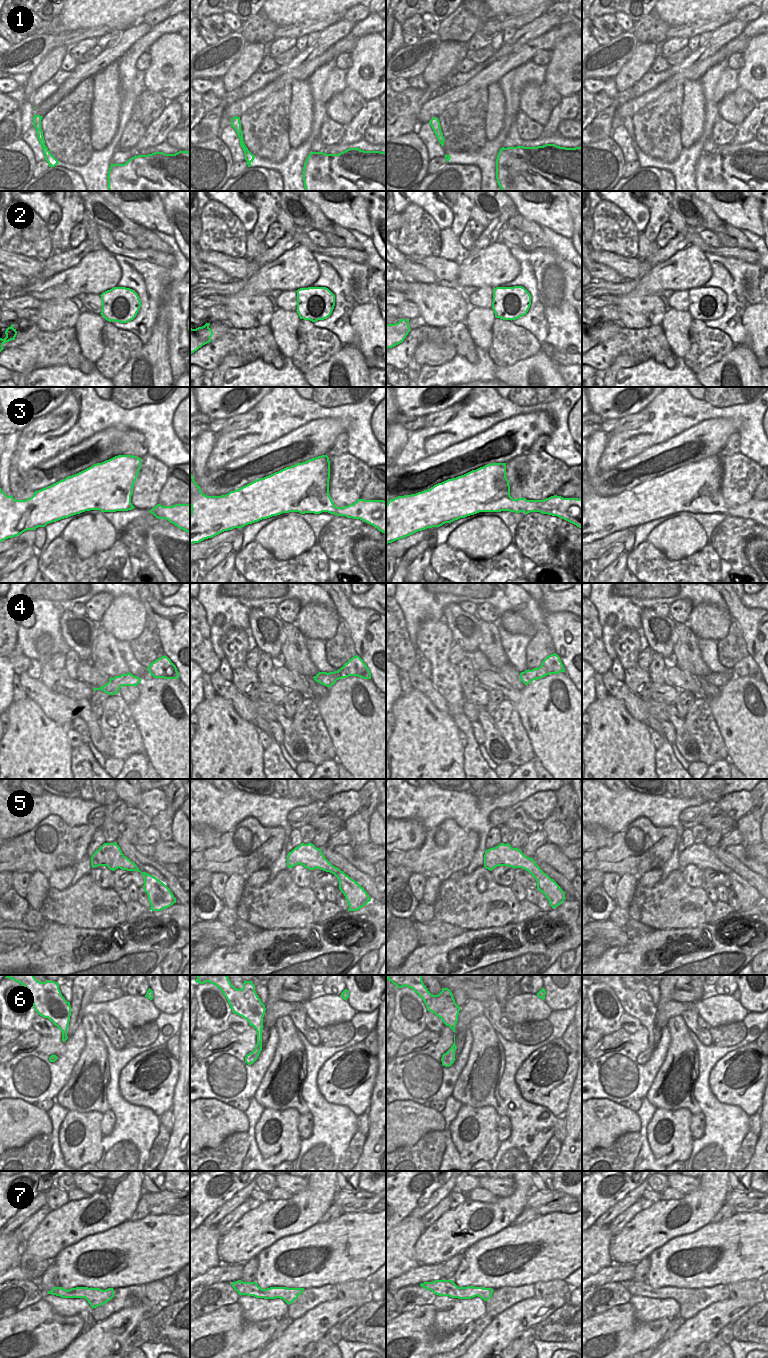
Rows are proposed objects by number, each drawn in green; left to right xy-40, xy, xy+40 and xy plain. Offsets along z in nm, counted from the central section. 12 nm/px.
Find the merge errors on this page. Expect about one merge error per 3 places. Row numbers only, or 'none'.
4

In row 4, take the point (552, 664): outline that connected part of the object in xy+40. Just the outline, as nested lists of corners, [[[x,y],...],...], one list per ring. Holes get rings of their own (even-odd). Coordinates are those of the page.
[[[554,653],[546,657],[539,668],[524,671],[525,675],[531,678],[541,679],[549,674],[558,674],[565,672],[565,668],[560,657]]]

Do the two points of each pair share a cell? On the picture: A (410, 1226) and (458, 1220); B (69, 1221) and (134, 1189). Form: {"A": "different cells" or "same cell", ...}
{"A": "different cells", "B": "same cell"}

